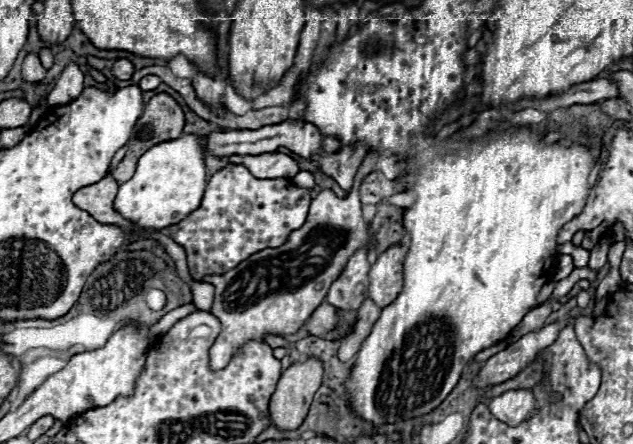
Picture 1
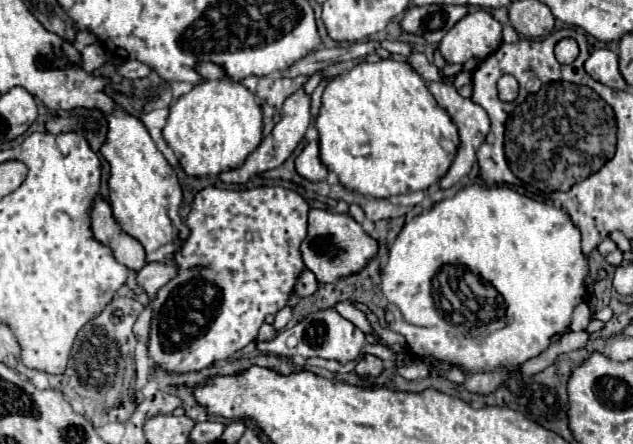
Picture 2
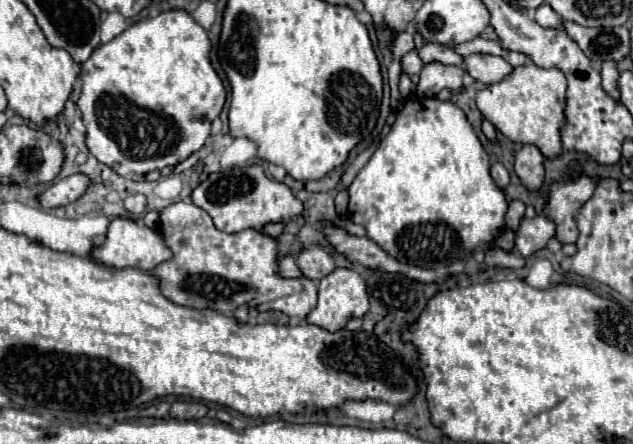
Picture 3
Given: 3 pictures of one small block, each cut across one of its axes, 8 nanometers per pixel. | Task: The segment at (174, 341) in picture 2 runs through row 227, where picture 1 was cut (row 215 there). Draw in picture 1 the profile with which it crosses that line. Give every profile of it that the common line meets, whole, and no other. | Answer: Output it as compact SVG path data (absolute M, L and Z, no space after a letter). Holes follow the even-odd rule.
M228 164L226 168L222 168L208 180L200 206L192 214L188 214L182 222L172 226L172 232L174 232L172 238L180 246L184 246L186 256L188 256L190 276L192 276L192 280L198 282L206 274L224 274L224 272L236 268L248 256L252 256L264 248L282 246L288 240L288 234L306 222L310 202L312 202L312 190L298 188L286 178L274 178L274 180L256 178L244 166ZM246 202L250 204L248 212L244 208Z

